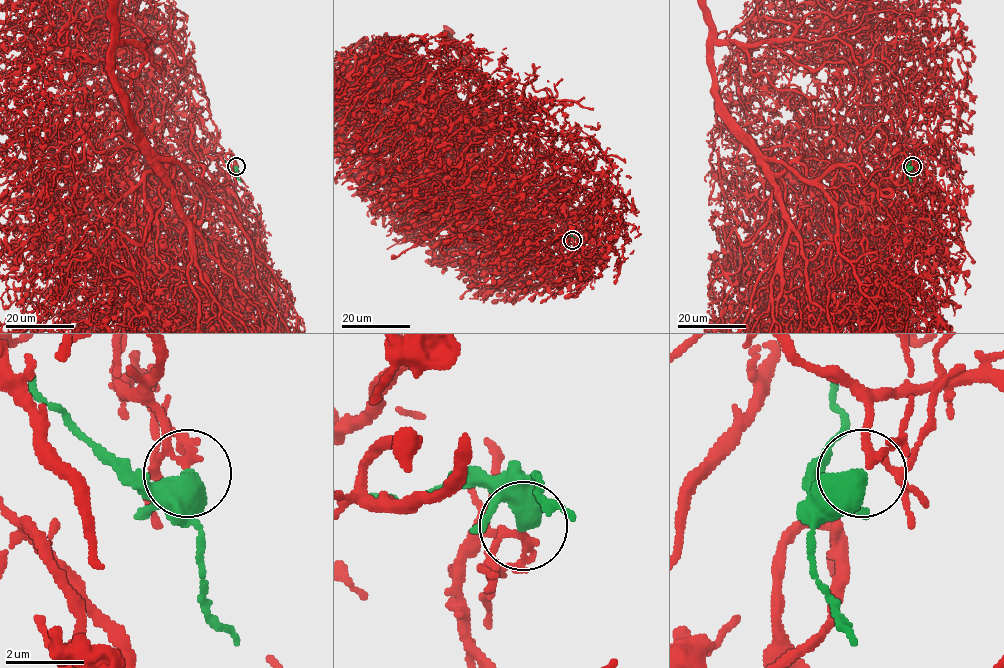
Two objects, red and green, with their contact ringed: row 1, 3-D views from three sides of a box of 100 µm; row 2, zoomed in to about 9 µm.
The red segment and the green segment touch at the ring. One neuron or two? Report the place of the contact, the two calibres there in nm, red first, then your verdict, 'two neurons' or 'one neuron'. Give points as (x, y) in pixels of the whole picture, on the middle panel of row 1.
place (572, 240); calibres 150 and 550 nm; one neuron

